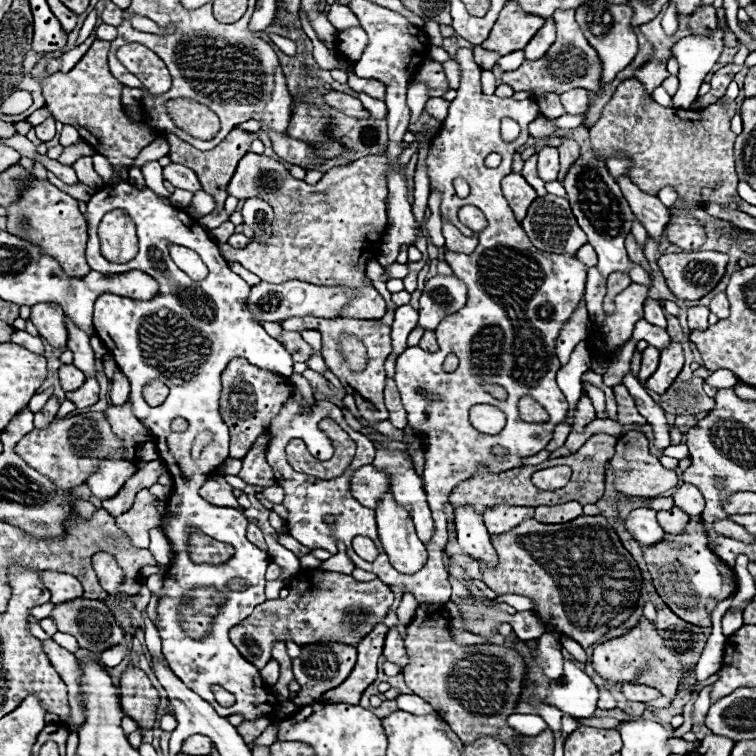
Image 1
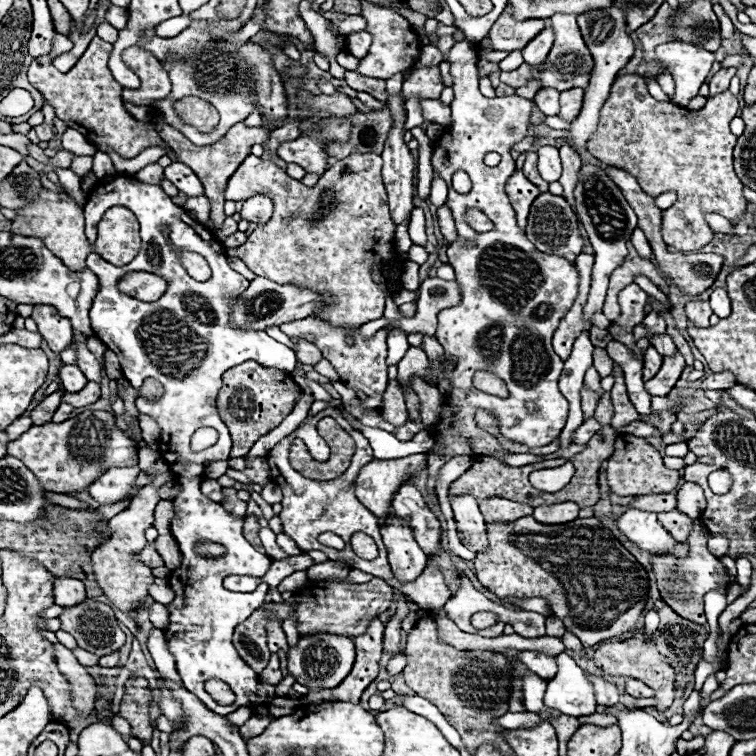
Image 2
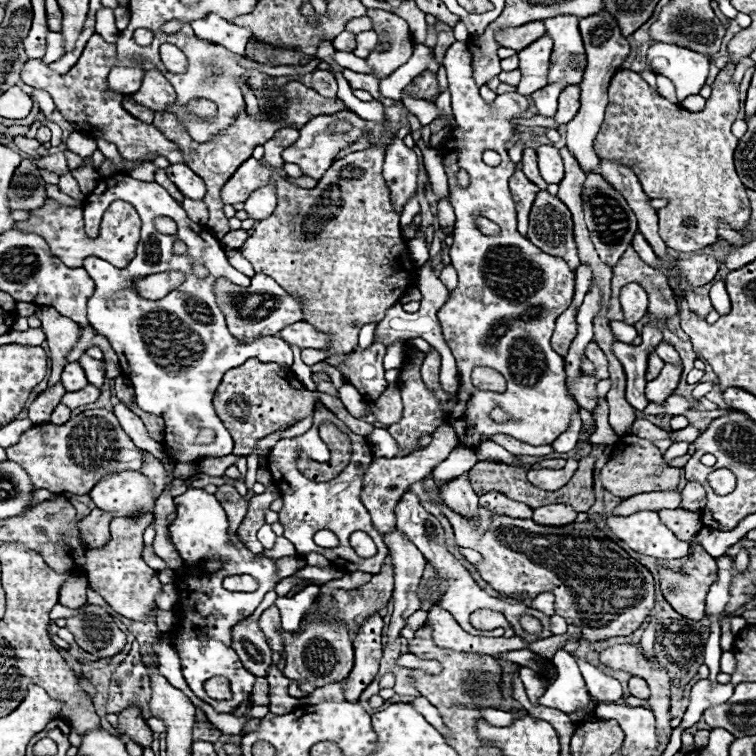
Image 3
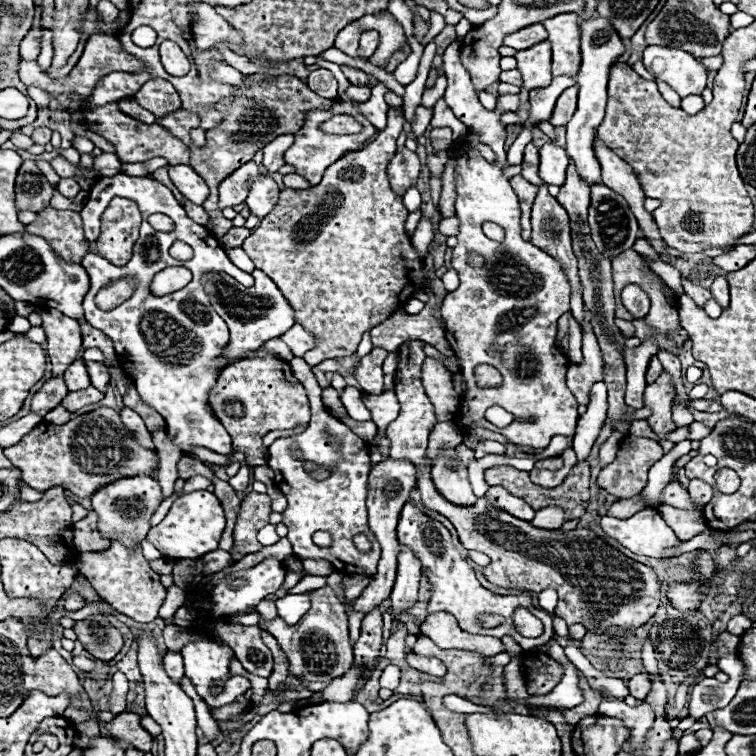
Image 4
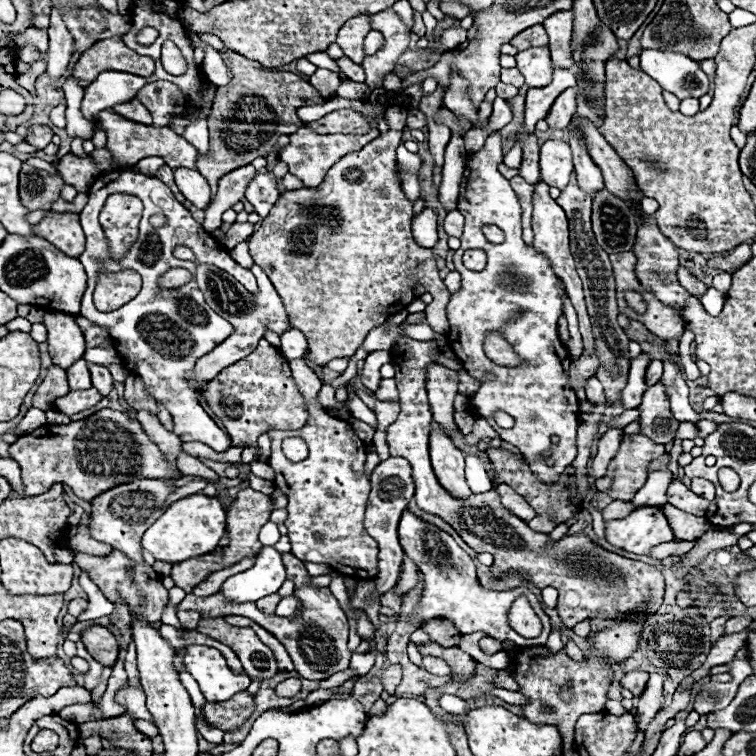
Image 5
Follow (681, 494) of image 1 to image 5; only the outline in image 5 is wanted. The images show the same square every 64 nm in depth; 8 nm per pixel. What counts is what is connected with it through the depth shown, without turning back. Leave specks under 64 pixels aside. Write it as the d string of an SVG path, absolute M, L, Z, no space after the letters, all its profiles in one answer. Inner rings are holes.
M696 478L692 480L692 488L690 488L694 494L706 498L706 500L714 500L714 484L704 480L704 478Z

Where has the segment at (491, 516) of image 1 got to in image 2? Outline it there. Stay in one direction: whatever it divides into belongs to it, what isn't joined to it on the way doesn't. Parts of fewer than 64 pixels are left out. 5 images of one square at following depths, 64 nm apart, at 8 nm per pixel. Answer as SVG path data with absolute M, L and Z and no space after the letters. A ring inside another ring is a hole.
M492 496L482 500L480 510L486 520L502 520L502 522L514 522L522 516L532 516L532 510L528 504L518 504L514 500L506 500L500 496Z

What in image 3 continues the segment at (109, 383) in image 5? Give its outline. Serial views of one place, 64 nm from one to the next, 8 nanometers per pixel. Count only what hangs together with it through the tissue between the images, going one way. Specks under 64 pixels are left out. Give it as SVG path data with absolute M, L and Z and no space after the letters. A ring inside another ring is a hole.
M84 354L80 358L80 364L82 364L82 368L84 368L86 376L88 376L88 382L94 384L96 388L102 388L104 380L106 380L106 376L104 376L104 362L94 360L94 358L90 358L90 356Z

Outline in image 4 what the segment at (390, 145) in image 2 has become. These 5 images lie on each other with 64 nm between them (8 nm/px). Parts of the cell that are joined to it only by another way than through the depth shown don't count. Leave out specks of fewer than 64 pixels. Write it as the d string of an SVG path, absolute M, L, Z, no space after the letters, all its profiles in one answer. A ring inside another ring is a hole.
M406 148L402 152L396 152L396 156L390 160L390 184L392 184L392 188L402 196L408 186L416 184L418 170L420 170L420 162L418 162L416 152L410 152Z

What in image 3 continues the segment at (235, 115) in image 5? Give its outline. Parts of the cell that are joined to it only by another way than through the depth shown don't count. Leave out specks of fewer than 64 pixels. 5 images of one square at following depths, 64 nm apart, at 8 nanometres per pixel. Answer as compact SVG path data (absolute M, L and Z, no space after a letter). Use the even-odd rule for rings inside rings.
M288 82L288 84L280 86L278 88L278 96L284 98L284 106L270 106L268 110L260 110L256 116L252 116L250 112L244 110L244 112L240 112L240 116L228 128L220 130L210 142L204 142L204 144L194 142L186 128L177 121L174 114L160 112L160 114L154 116L154 126L158 126L162 132L166 132L166 136L180 146L180 150L184 152L186 164L206 182L208 192L204 196L204 204L208 206L208 212L210 212L210 220L208 220L206 226L214 232L214 236L218 240L230 230L228 218L222 212L222 206L224 204L220 200L220 190L226 184L226 180L236 172L236 168L240 164L244 164L244 160L248 160L252 156L254 148L266 144L266 140L274 138L274 134L280 128L284 128L284 126L290 126L290 128L300 130L306 122L310 122L318 114L334 114L334 112L346 108L342 104L342 100L338 100L338 98L324 98L324 96L316 94L312 88L306 88L300 82Z

